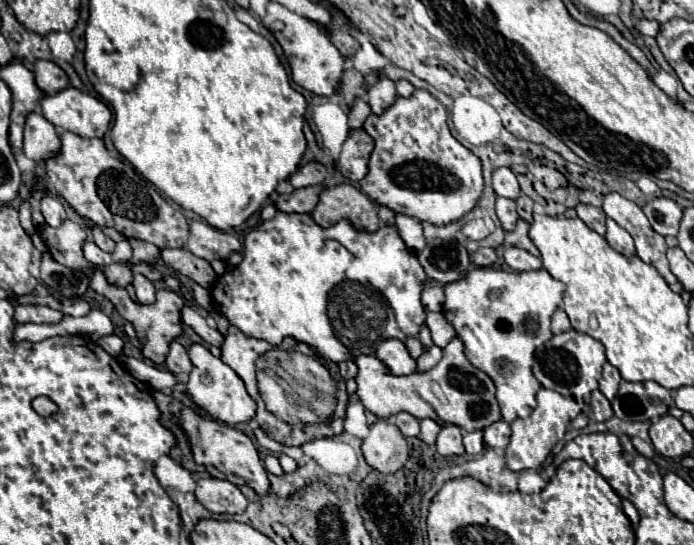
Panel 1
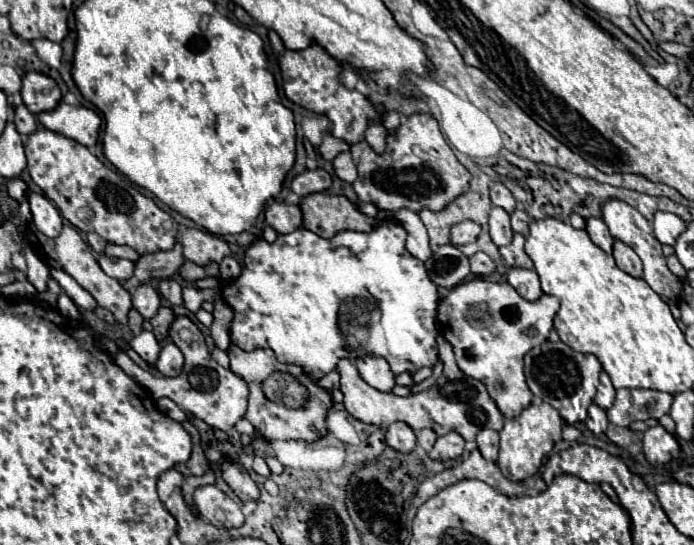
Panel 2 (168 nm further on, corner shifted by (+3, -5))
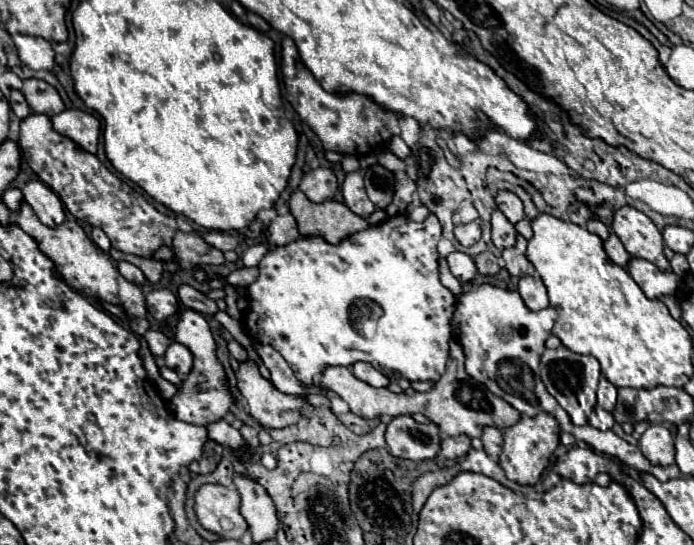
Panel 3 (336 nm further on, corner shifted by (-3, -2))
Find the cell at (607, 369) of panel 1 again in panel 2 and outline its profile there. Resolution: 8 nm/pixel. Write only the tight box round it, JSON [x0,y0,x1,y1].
[595,372,615,410]

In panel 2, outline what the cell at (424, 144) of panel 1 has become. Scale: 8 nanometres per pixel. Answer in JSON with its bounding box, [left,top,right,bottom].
[351,114,471,210]

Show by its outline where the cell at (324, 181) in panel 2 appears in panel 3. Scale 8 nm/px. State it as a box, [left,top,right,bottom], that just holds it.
[299,167,337,203]

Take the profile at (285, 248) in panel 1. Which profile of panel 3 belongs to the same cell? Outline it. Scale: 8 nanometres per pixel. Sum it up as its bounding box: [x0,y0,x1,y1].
[245,215,457,385]

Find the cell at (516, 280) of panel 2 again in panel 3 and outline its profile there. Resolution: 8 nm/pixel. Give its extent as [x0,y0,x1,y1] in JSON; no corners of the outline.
[519,277,549,311]

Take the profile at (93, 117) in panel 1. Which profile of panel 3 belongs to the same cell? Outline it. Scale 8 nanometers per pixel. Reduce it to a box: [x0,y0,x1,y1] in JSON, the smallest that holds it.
[51,109,99,153]

